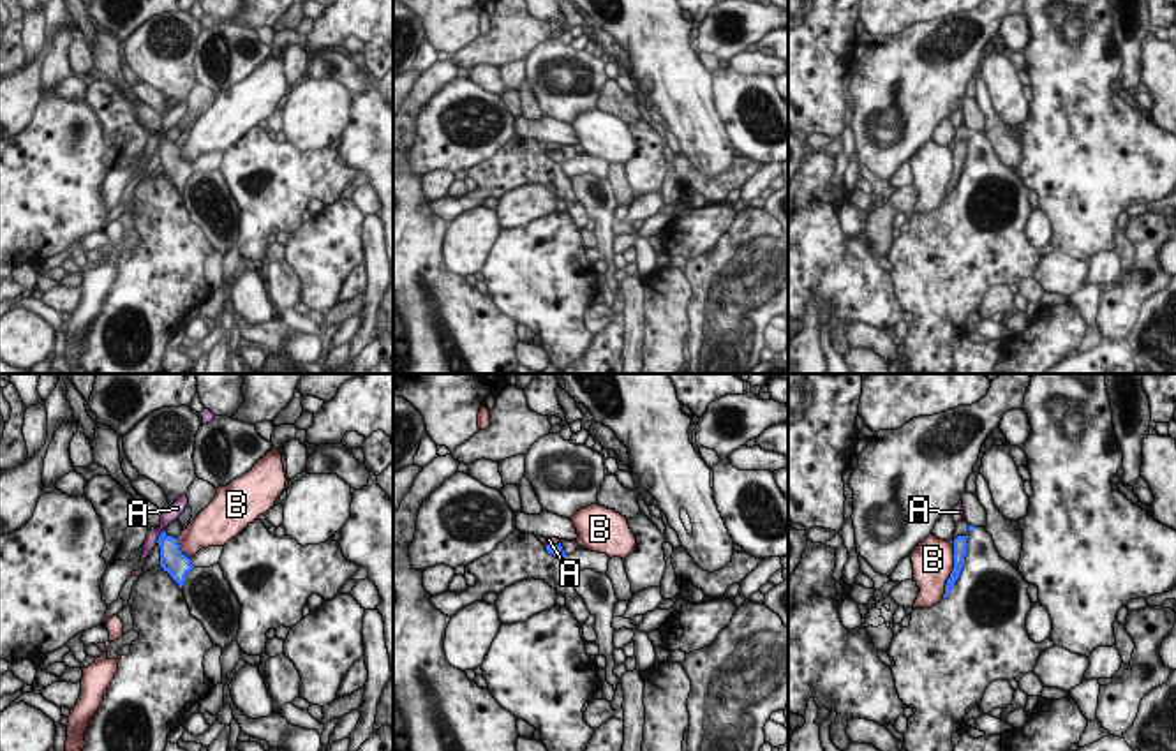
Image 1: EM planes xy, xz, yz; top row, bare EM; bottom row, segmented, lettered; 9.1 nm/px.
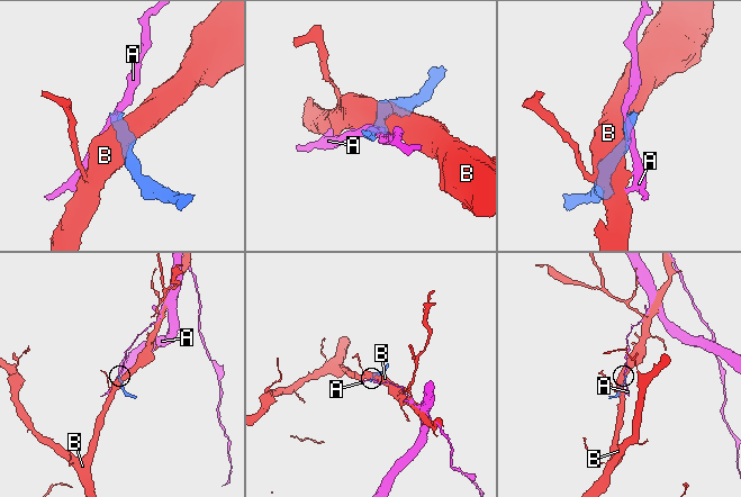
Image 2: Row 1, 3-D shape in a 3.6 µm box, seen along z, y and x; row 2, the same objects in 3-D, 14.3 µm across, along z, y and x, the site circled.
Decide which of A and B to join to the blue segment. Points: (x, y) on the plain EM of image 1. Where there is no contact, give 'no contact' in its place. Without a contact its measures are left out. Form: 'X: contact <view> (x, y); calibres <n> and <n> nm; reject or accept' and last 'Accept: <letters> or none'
A: contact xy (159, 141); calibres 220 and 140 nm; reject
B: contact yz (954, 173); calibres 130 and 380 nm; reject
Accept: none

